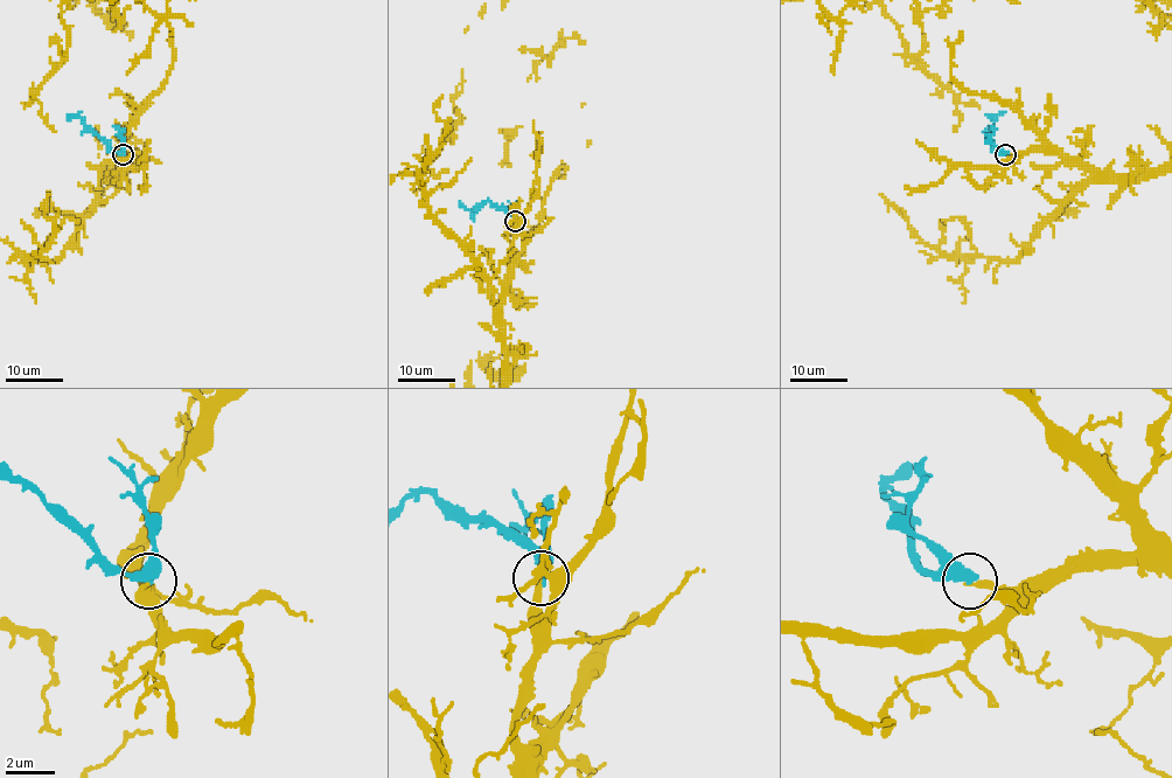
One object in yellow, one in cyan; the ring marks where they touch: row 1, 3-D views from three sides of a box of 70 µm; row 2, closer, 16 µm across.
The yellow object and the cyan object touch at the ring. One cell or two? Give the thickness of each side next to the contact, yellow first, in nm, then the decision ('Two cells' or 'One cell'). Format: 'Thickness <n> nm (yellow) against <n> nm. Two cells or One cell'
Thickness 180 nm (yellow) against 440 nm. One cell

